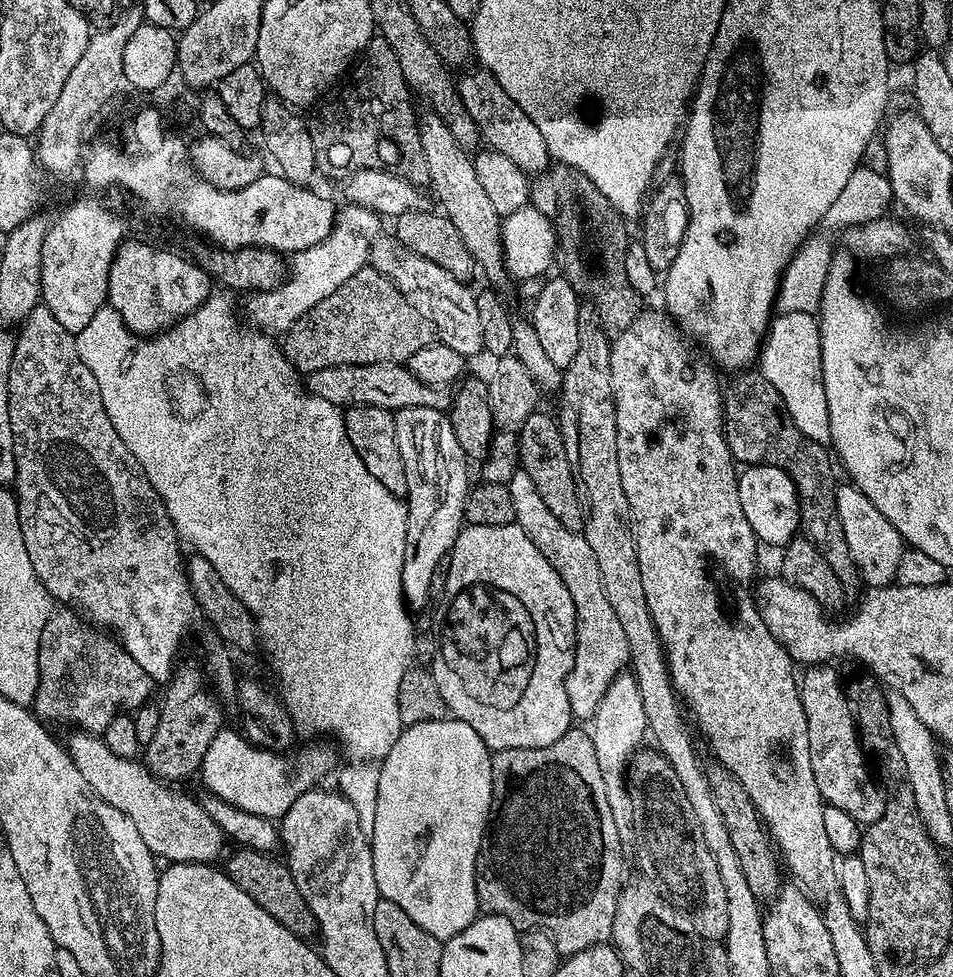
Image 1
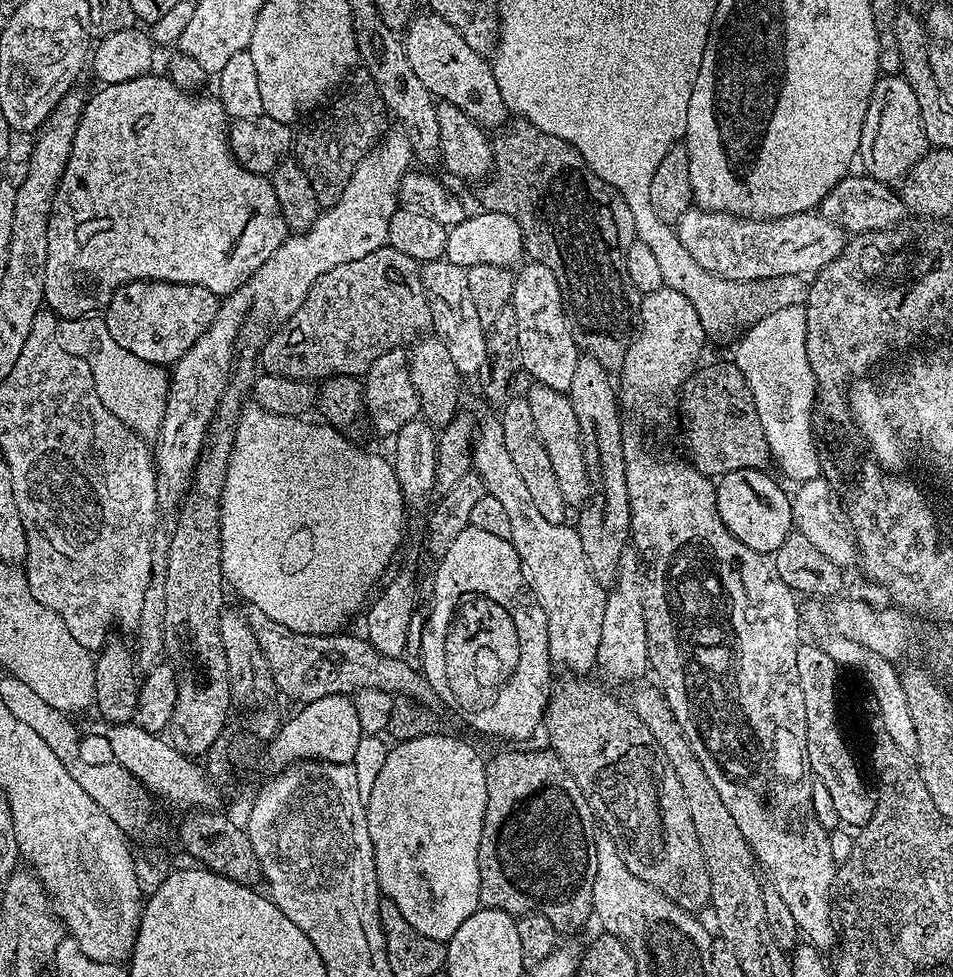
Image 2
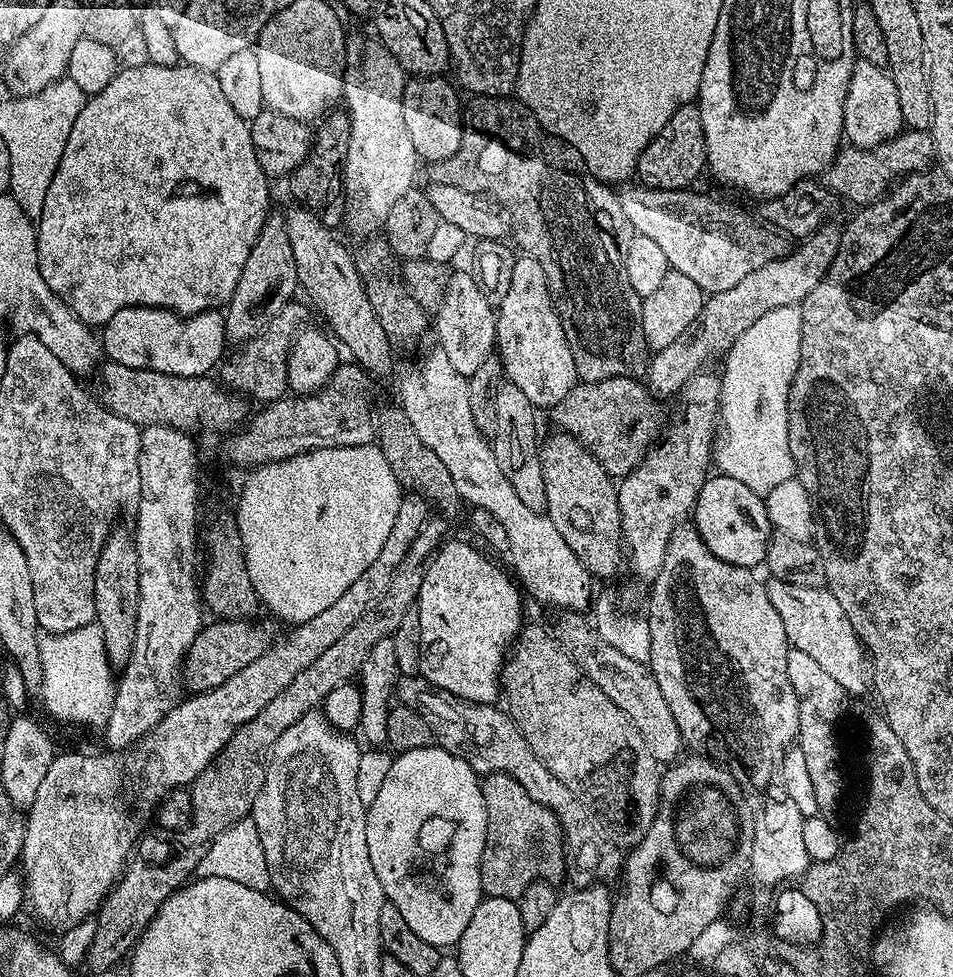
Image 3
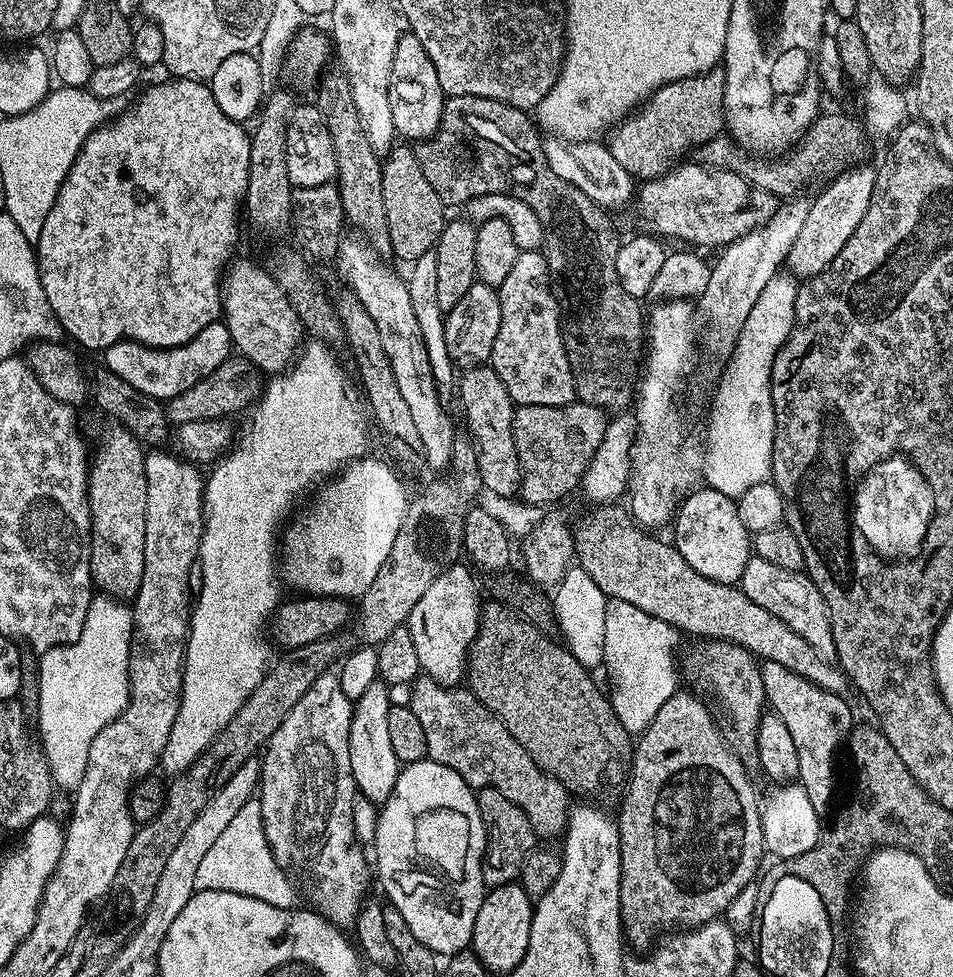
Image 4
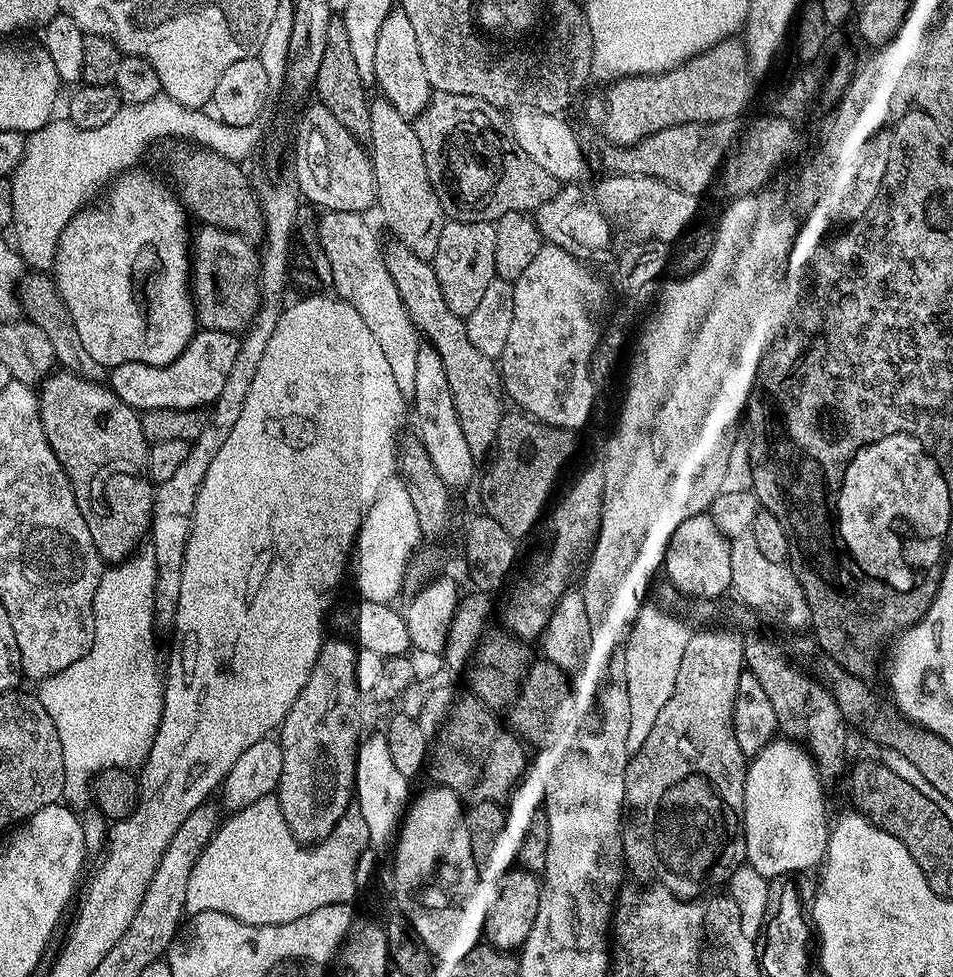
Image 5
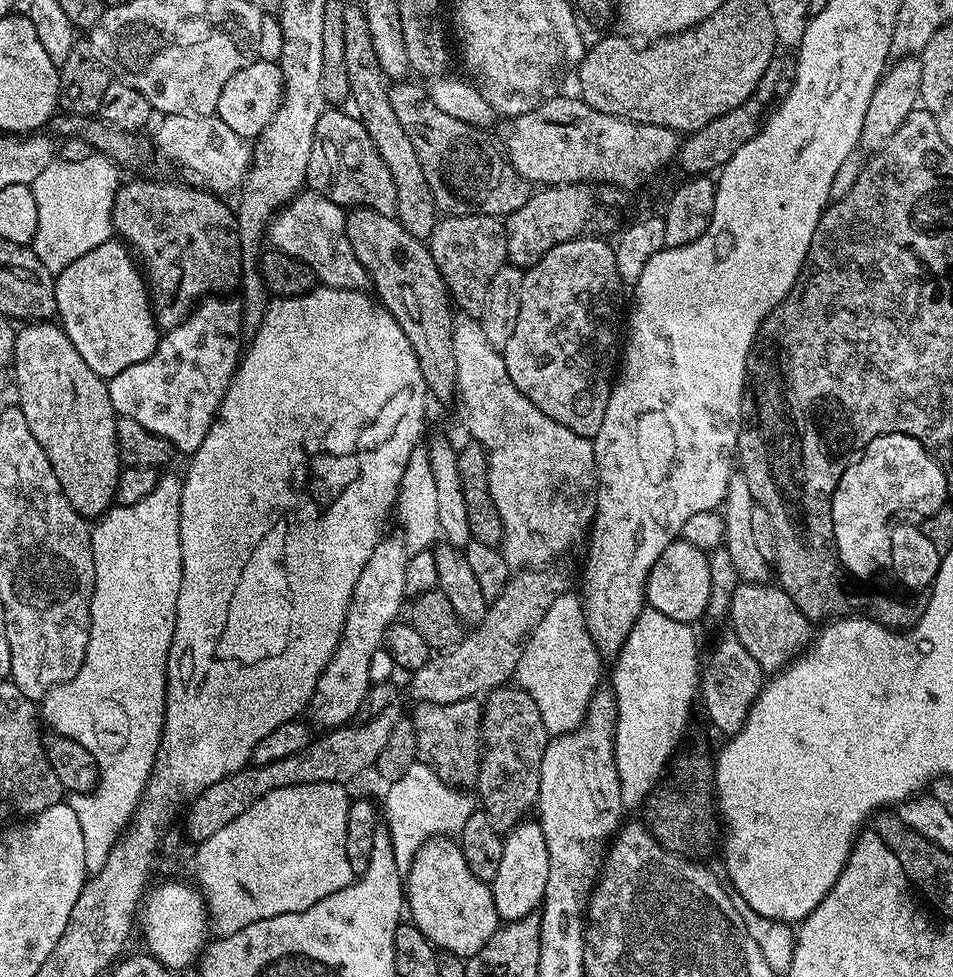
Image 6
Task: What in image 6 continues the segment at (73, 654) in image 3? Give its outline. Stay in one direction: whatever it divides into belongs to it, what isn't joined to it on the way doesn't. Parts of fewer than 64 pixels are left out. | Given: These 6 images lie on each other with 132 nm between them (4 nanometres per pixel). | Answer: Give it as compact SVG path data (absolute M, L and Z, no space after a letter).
M168 472L159 477L154 486L154 490L150 494L146 494L146 498L142 498L142 502L134 502L134 506L126 506L121 508L113 506L99 517L100 524L91 529L92 534L92 553L94 554L94 574L96 575L96 585L94 586L94 594L90 602L90 634L88 635L88 645L86 646L86 658L82 662L82 666L78 670L78 674L74 674L74 678L70 678L70 682L59 684L50 690L44 696L42 701L42 720L45 725L48 724L53 733L73 739L74 742L84 746L97 760L97 770L99 772L99 780L96 788L88 793L74 793L67 797L66 803L70 806L70 810L74 810L74 814L78 817L78 826L82 826L82 842L86 845L86 866L89 873L95 874L102 866L106 866L106 858L110 854L110 850L114 850L114 846L118 842L118 838L127 828L128 823L132 820L132 815L136 813L137 806L140 805L140 797L144 794L144 787L148 784L148 776L152 772L154 766L154 758L158 754L158 746L162 738L162 730L164 729L164 699L168 693L168 655L170 654L170 646L174 638L174 622L176 621L176 607L178 606L178 590L182 586L182 546L180 545L180 499L182 498L183 479L179 475Z

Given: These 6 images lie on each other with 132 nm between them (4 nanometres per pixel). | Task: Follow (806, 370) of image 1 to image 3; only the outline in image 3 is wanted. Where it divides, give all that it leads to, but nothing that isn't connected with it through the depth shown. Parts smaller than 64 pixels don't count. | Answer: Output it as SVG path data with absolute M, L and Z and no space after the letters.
M778 306L778 310L770 310L770 314L762 314L722 360L720 429L714 436L712 464L719 475L738 478L738 482L746 482L750 490L761 494L767 494L796 474L788 437L788 391L800 365L801 346L799 307Z

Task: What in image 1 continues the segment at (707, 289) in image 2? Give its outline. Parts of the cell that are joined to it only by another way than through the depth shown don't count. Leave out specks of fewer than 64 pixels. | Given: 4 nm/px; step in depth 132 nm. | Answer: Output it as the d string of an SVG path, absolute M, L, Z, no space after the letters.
M866 164L857 167L854 173L850 174L845 189L838 194L837 201L830 204L820 219L817 224L818 230L809 233L785 268L777 292L777 311L815 315L820 309L826 274L829 273L829 264L836 252L831 234L837 235L854 225L883 219L889 213L887 210L893 202L891 184L883 171L868 168Z

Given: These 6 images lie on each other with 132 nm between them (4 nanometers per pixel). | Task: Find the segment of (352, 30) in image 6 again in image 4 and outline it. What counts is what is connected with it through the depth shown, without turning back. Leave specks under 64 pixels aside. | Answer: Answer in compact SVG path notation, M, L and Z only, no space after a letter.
M400 142L395 145L383 157L382 160L382 202L386 202L386 222L390 234L391 255L397 256L400 262L420 262L422 254L433 251L440 235L446 227L446 215L444 216L445 201L440 200L432 186L427 182L422 166L416 157L415 147Z

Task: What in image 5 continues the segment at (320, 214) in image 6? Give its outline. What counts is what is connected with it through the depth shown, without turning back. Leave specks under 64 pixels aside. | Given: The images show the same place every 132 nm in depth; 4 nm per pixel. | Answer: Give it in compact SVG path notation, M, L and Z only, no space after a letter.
M324 212L319 217L320 245L330 262L331 287L335 295L354 306L362 322L370 326L370 334L378 341L390 366L390 374L394 374L394 382L398 382L398 390L406 398L412 398L422 337L413 326L398 294L398 286L394 286L394 278L390 278L390 270L386 270L381 243L376 242L371 226L364 219L358 212Z

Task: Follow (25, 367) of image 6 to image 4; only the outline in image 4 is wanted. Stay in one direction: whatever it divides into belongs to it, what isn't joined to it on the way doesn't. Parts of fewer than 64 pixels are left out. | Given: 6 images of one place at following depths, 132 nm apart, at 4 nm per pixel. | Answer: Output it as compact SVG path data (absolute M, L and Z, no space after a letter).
M117 422L100 432L96 452L91 453L88 469L88 505L92 515L92 548L88 551L88 571L101 593L121 602L135 601L142 586L144 547L146 546L146 448L139 444L137 433Z

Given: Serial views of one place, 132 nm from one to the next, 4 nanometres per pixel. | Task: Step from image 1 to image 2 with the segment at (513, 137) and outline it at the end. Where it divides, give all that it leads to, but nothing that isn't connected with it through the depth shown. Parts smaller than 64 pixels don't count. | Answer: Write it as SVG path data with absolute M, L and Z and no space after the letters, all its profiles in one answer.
M435 14L420 15L413 15L402 36L406 58L410 58L410 70L418 74L422 86L426 86L437 101L458 106L466 118L485 130L503 128L509 119L510 109L502 98L502 90L498 90L489 57L470 50L466 38L462 38L450 22Z

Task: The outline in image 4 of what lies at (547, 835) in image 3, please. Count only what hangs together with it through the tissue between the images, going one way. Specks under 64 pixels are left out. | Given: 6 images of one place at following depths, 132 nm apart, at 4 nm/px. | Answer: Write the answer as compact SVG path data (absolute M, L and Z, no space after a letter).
M482 788L476 792L478 814L484 823L484 858L480 869L484 875L484 883L488 888L497 888L503 884L511 884L517 879L532 849L537 847L538 837L532 828L530 818L510 798L506 798L498 790Z

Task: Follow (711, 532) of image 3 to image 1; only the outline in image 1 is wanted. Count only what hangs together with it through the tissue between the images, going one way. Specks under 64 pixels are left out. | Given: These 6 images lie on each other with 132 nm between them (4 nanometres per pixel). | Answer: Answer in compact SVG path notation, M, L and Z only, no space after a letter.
M749 464L738 476L738 498L742 498L742 514L754 530L757 541L787 546L801 531L800 499L794 482L786 470L769 464Z

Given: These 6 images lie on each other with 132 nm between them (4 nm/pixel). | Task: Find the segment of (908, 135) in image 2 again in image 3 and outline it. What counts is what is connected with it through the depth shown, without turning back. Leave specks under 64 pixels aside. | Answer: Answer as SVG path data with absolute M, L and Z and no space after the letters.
M861 59L853 63L851 80L843 104L843 126L845 139L855 148L872 148L903 131L904 119L898 99L898 88L885 69Z

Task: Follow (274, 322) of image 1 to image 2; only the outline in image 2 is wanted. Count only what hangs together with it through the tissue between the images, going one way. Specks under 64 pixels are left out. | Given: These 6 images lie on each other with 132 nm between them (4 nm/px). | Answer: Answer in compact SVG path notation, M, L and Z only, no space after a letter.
M396 132L387 133L371 154L358 164L338 202L321 211L314 226L304 233L289 235L247 282L223 297L206 334L202 334L171 369L168 401L164 404L164 417L156 440L158 446L154 448L156 489L161 509L175 509L192 483L200 451L208 439L208 427L216 413L216 403L222 398L234 372L232 349L246 320L254 316L264 316L275 322L288 320L302 306L322 274L385 247L390 218L400 204L400 184L414 160L408 136Z

